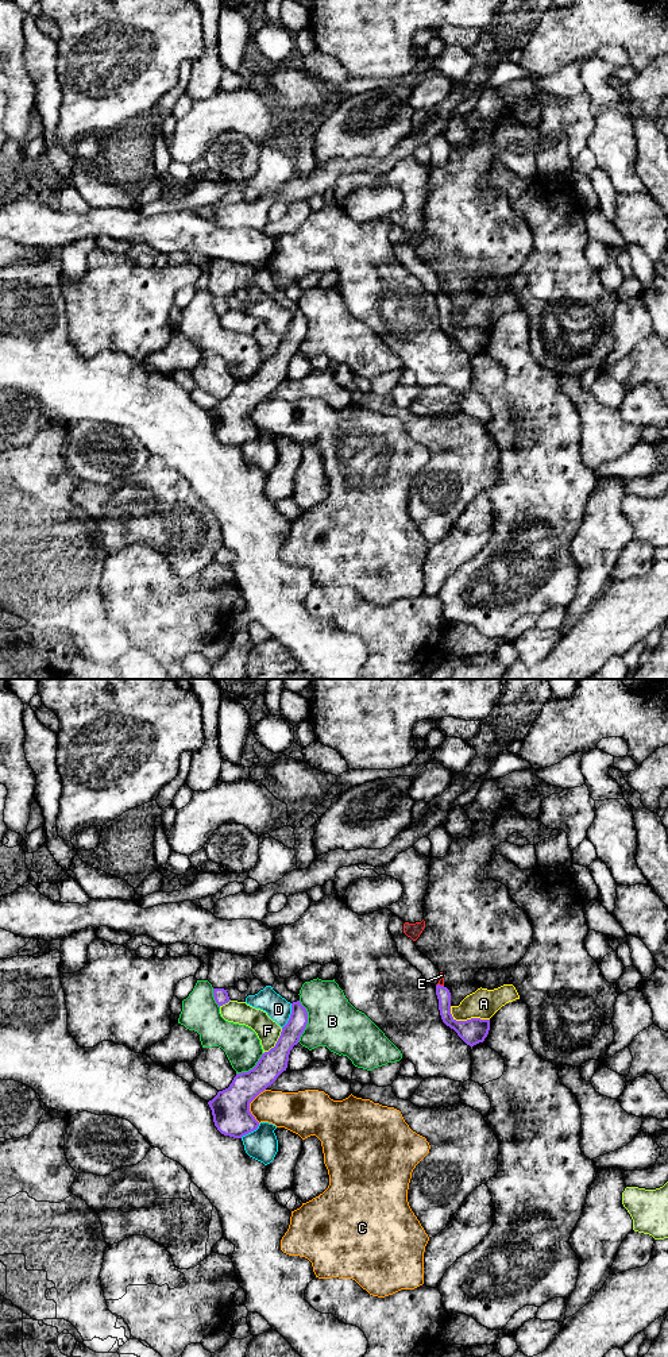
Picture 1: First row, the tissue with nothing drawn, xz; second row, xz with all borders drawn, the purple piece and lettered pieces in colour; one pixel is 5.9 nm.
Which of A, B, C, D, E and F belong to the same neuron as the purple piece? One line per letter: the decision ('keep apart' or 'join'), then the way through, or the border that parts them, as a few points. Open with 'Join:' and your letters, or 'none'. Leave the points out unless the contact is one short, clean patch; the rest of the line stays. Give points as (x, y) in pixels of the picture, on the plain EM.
Join: none
A: keep apart
B: keep apart
C: keep apart
D: keep apart
E: keep apart | along xz (443, 293), (436, 295)
F: keep apart

